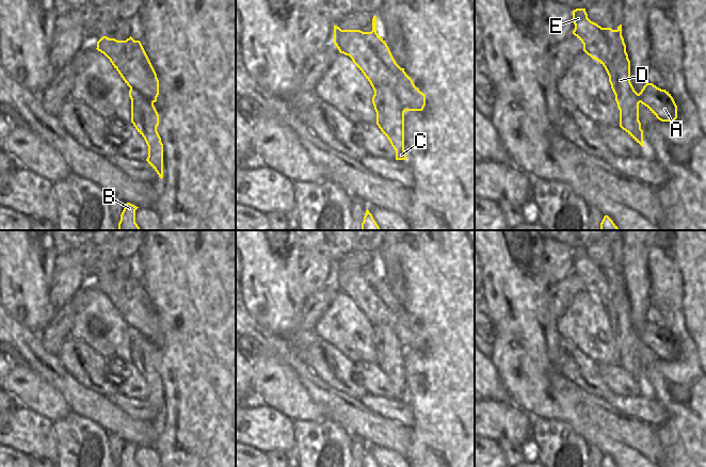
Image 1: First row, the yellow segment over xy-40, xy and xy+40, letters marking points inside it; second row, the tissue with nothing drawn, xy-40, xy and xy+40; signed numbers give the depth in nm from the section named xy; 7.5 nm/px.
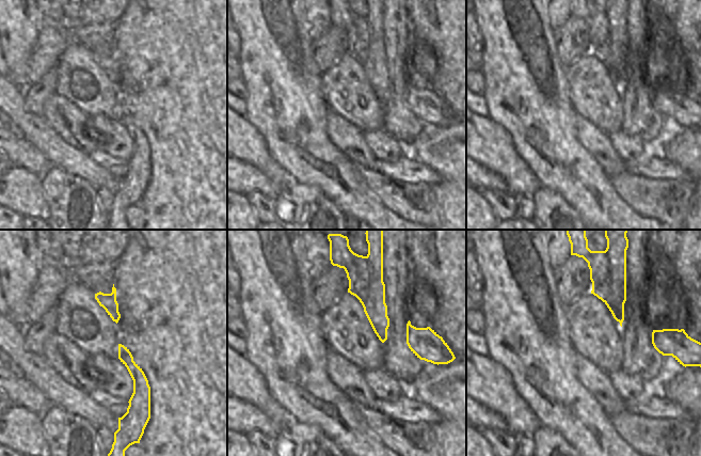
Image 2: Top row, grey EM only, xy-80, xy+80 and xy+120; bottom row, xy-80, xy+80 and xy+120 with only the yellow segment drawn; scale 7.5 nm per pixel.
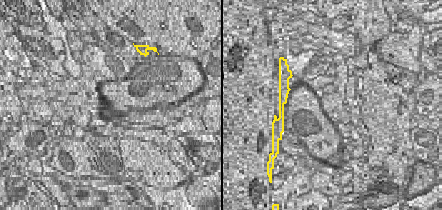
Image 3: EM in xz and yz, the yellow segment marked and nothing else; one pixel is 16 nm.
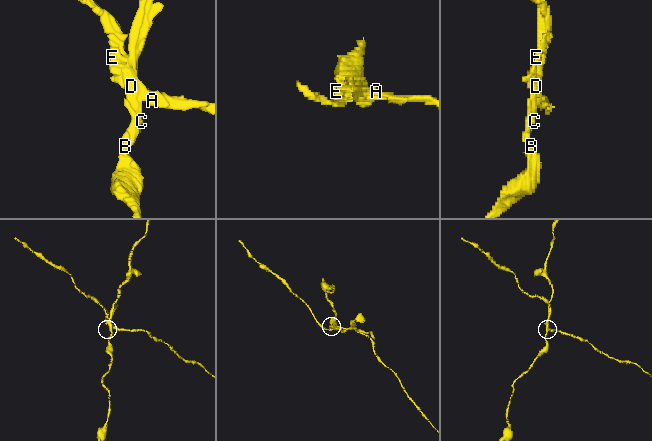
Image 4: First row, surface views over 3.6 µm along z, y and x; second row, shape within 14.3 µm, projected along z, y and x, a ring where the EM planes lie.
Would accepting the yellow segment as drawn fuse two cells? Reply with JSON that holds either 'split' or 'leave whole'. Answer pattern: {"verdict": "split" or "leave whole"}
{"verdict": "split"}

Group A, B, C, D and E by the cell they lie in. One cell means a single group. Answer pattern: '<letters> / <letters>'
A E / B C D

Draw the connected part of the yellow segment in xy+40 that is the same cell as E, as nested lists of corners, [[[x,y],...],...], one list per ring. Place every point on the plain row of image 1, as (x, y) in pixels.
[[[585,247],[573,249],[573,273],[583,283],[583,290],[592,297],[601,294],[608,302],[622,291],[624,277],[619,269],[601,267],[588,257]]]

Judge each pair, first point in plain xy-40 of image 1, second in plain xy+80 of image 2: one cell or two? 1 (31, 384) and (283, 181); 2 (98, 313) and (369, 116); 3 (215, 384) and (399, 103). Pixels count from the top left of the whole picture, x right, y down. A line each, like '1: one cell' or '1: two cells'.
1: two cells
2: one cell
3: two cells

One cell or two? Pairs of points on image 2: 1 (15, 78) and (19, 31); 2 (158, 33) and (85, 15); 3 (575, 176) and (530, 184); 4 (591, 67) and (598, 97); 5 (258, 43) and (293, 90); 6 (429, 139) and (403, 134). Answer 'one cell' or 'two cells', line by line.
1: one cell
2: two cells
3: two cells
4: one cell
5: one cell
6: two cells

